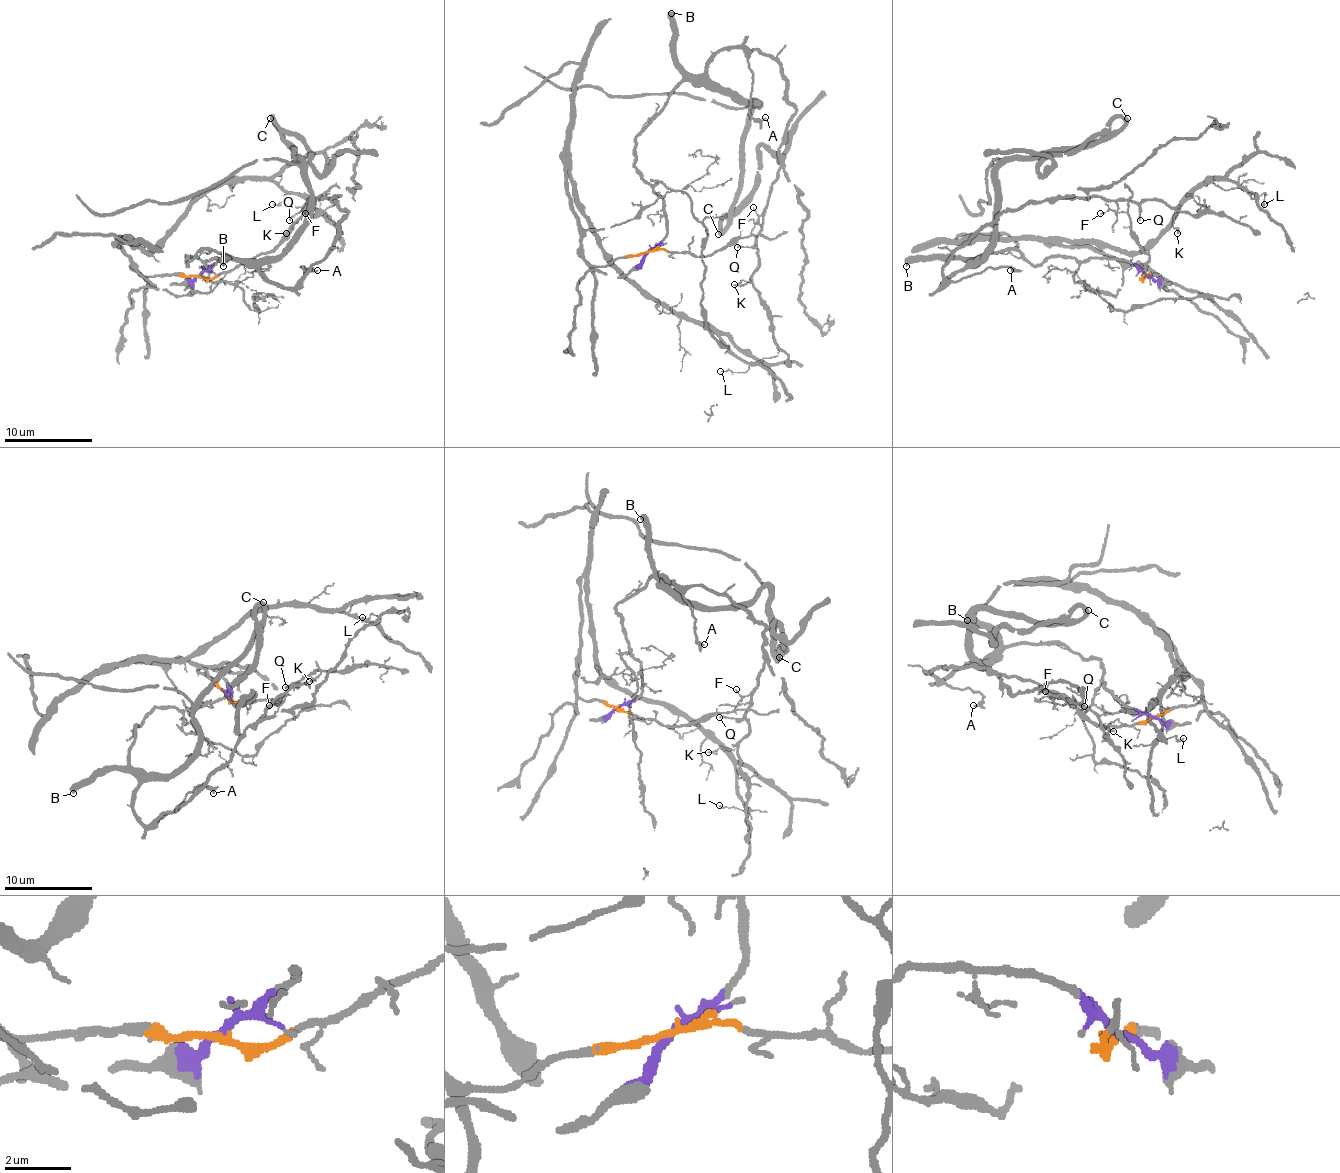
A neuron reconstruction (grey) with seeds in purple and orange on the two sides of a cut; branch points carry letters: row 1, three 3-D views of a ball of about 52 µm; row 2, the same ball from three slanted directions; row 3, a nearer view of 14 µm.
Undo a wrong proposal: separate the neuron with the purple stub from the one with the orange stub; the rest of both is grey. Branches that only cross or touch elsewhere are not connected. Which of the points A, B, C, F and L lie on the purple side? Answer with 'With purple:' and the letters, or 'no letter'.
With purple: A, B, C

